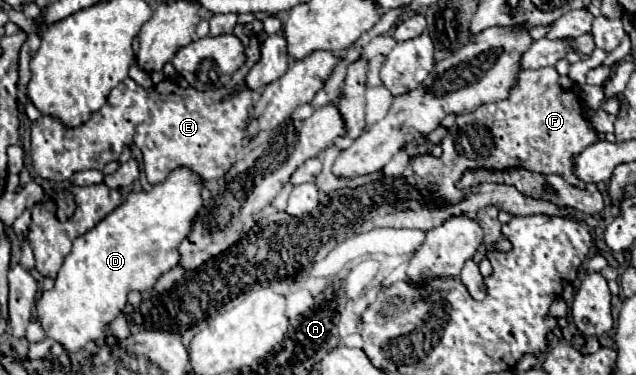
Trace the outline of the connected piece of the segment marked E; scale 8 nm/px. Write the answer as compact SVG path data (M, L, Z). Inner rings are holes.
M251 36L245 56L245 64L221 90L197 92L193 88L181 88L173 80L163 80L153 90L143 90L131 78L125 78L111 90L105 106L93 114L85 126L65 128L55 118L41 116L31 128L31 158L35 172L45 180L61 182L81 170L103 170L107 162L119 158L123 146L131 146L135 142L135 146L143 152L149 184L165 182L167 176L181 166L189 168L207 182L221 178L243 148L241 140L251 106L251 92L239 90L227 102L221 102L221 94L225 94L225 90L241 88L245 74L251 70L253 62L257 62L259 42L255 36Z

